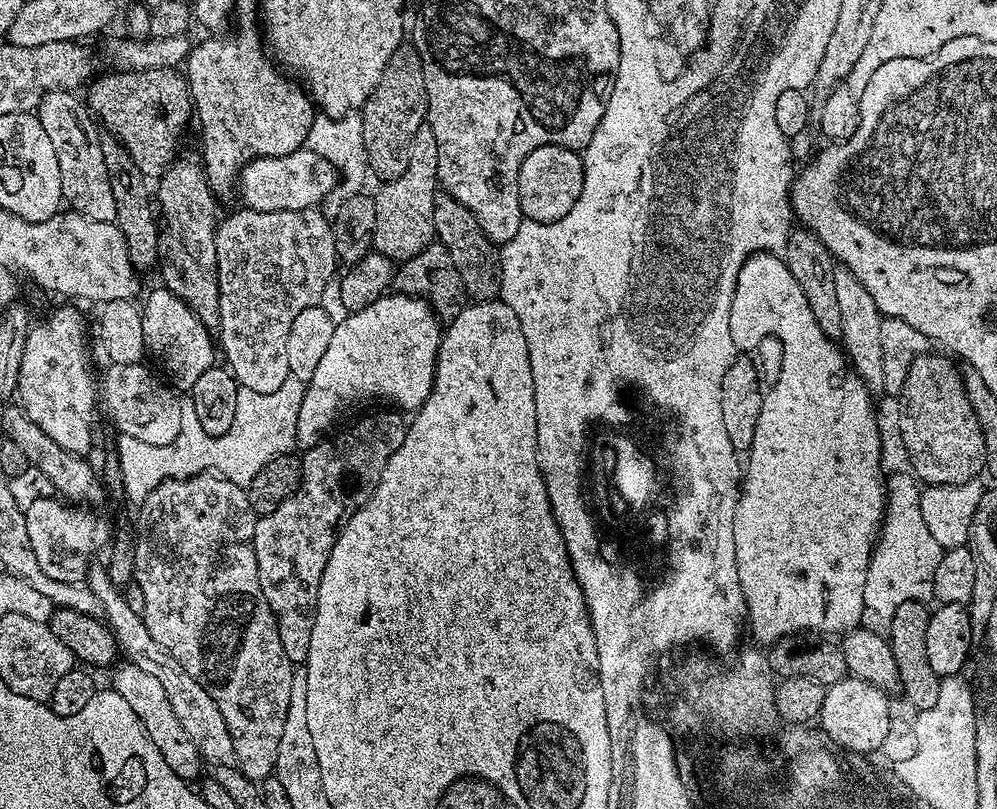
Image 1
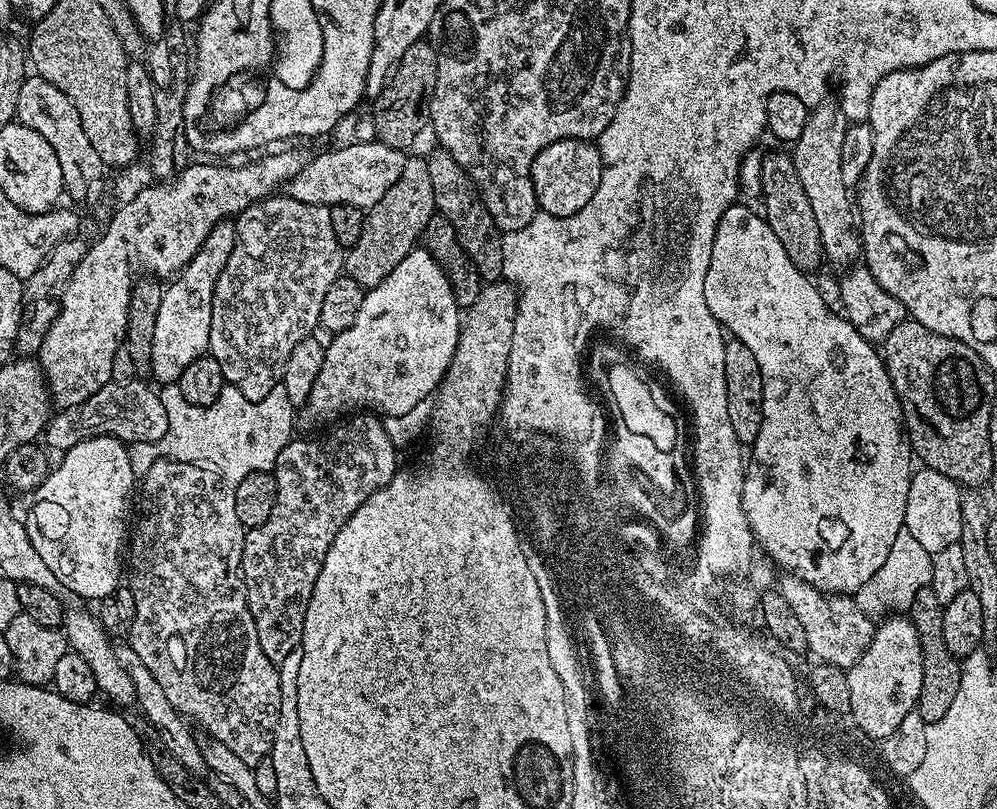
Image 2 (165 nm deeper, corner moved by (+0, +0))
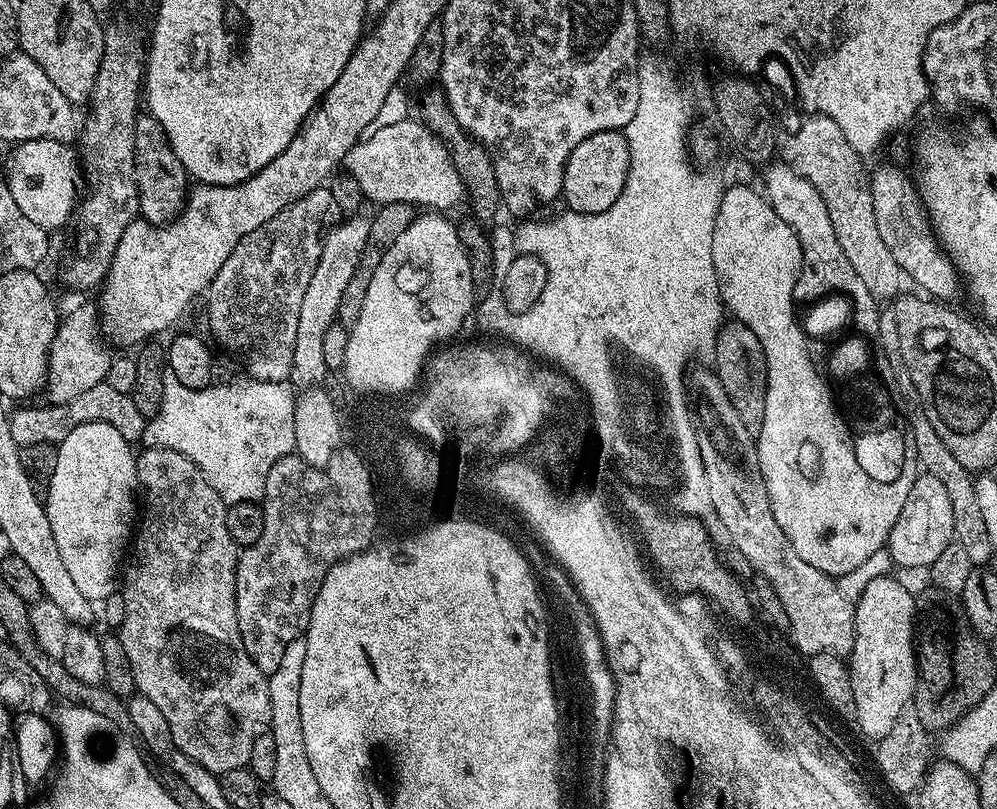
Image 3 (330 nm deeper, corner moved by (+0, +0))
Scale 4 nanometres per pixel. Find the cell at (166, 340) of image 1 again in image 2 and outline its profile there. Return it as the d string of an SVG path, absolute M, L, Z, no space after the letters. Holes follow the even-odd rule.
M221 222L212 228L198 253L181 269L181 272L161 291L158 315L154 322L151 377L164 386L177 383L182 372L199 356L205 355L210 336L210 321L213 317L214 286L229 261L236 245L236 227L230 222Z

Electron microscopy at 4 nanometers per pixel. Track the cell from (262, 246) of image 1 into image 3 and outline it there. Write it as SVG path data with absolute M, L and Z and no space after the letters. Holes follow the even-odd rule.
M331 187L310 190L310 194L274 214L270 222L246 234L208 285L211 339L233 352L244 363L243 371L251 379L278 382L291 377L302 297L306 295L306 286L310 286L314 266L318 266L324 240L341 216Z

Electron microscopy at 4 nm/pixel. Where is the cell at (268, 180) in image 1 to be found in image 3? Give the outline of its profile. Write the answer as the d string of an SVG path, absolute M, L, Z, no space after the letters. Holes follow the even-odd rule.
M409 118L402 122L394 122L394 126L382 126L372 128L367 133L366 138L361 139L359 144L354 145L350 154L346 154L343 162L347 175L362 186L362 194L372 202L373 205L383 206L386 204L410 204L419 206L425 204L428 210L448 210L461 199L465 199L466 193L464 183L454 170L452 153L446 150L446 146L438 137L428 129L425 124L420 123L419 119Z

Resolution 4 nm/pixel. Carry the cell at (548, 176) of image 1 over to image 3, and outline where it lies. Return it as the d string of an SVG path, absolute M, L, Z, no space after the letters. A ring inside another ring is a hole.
M623 131L590 134L590 138L578 142L566 162L562 178L562 200L568 203L567 211L589 216L610 210L618 194L622 194L622 186L626 184L629 162L630 150Z

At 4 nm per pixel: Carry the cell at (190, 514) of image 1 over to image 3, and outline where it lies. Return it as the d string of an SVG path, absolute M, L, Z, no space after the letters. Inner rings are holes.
M144 448L136 457L136 483L142 493L142 515L138 520L138 527L134 532L134 543L130 548L130 559L122 572L122 592L124 588L124 621L120 624L118 635L122 647L130 660L133 670L136 692L146 697L158 710L162 710L162 718L170 726L170 734L174 738L174 746L182 750L198 766L206 770L223 774L230 770L238 770L248 766L250 750L254 750L254 741L261 734L269 731L272 723L272 711L270 710L270 690L268 689L268 676L258 666L254 666L254 658L246 654L246 646L240 637L238 630L238 614L236 613L236 561L238 559L238 546L234 538L230 538L230 530L226 530L226 505L224 500L210 486L210 482L178 450L169 448Z

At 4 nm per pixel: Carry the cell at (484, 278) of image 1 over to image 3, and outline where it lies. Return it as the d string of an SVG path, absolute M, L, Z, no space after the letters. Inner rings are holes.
M428 86L421 92L424 93L420 96L420 113L418 113L418 119L420 123L425 124L444 143L446 150L452 153L454 170L458 170L458 174L464 183L467 199L469 201L472 199L472 208L477 212L473 213L477 217L484 218L484 215L495 204L498 204L500 200L500 188L496 184L492 156L465 130L458 122L458 118L454 118L454 110L450 110L450 102L446 98L443 88Z

